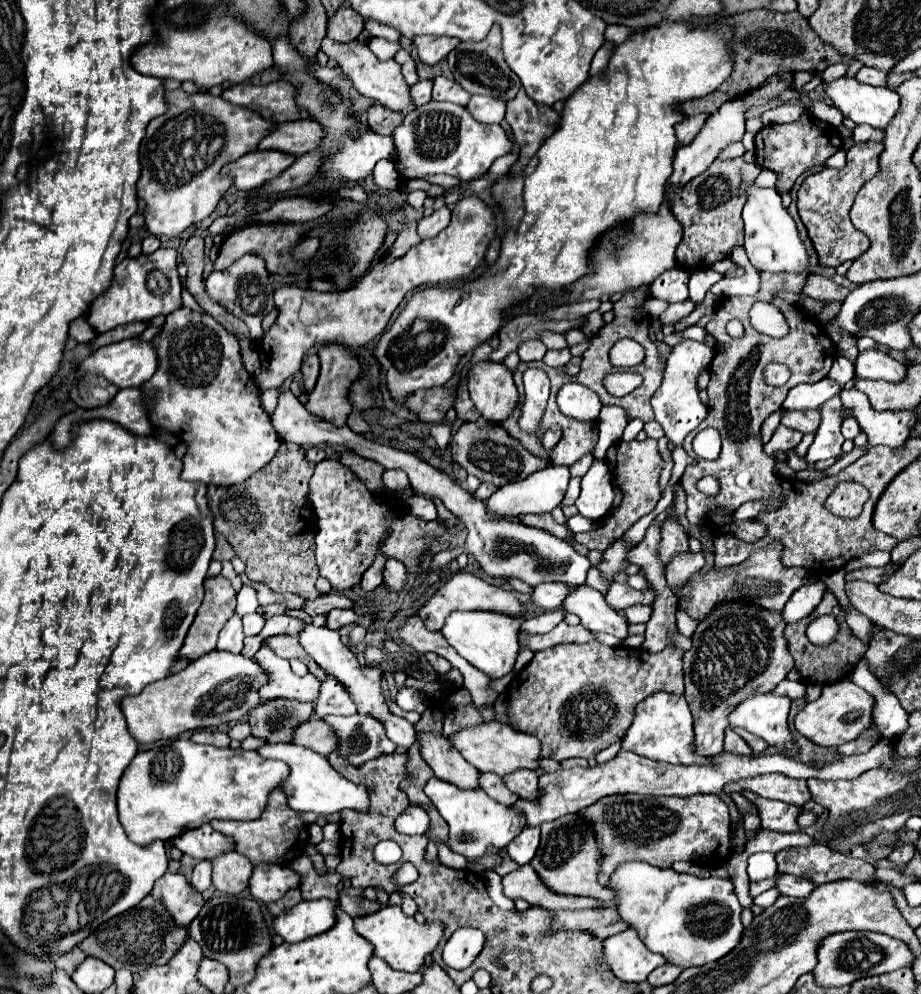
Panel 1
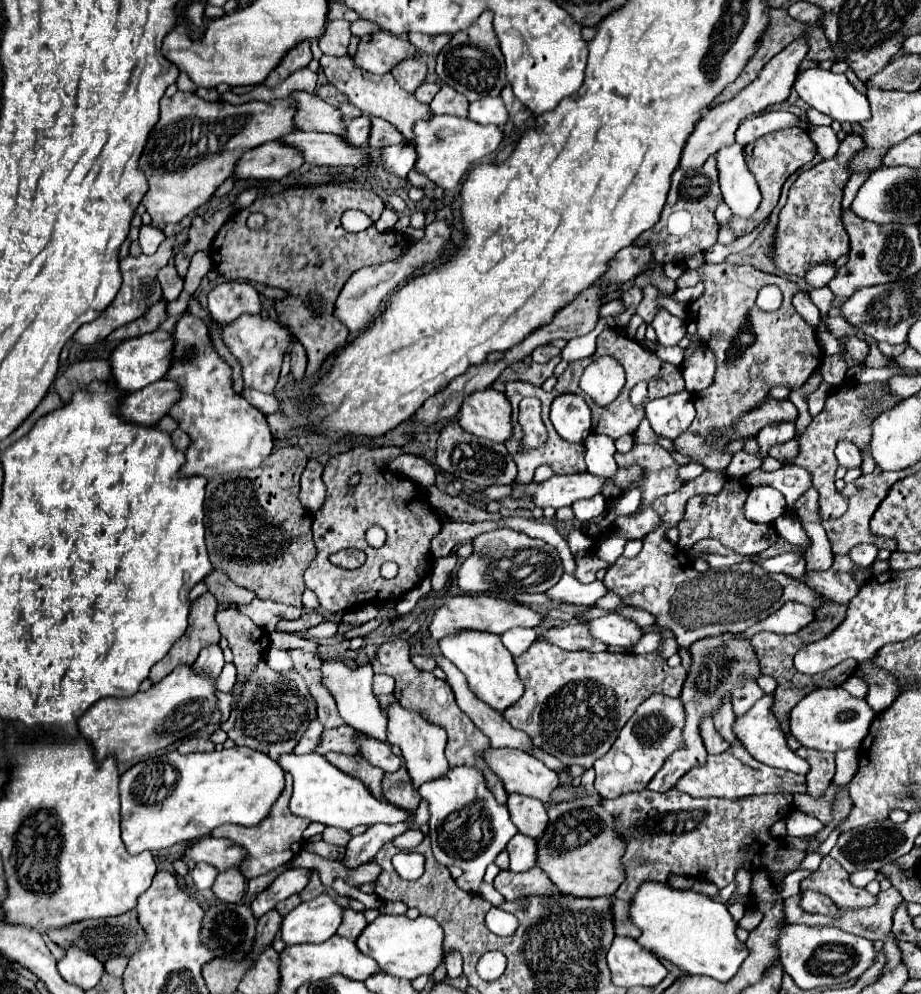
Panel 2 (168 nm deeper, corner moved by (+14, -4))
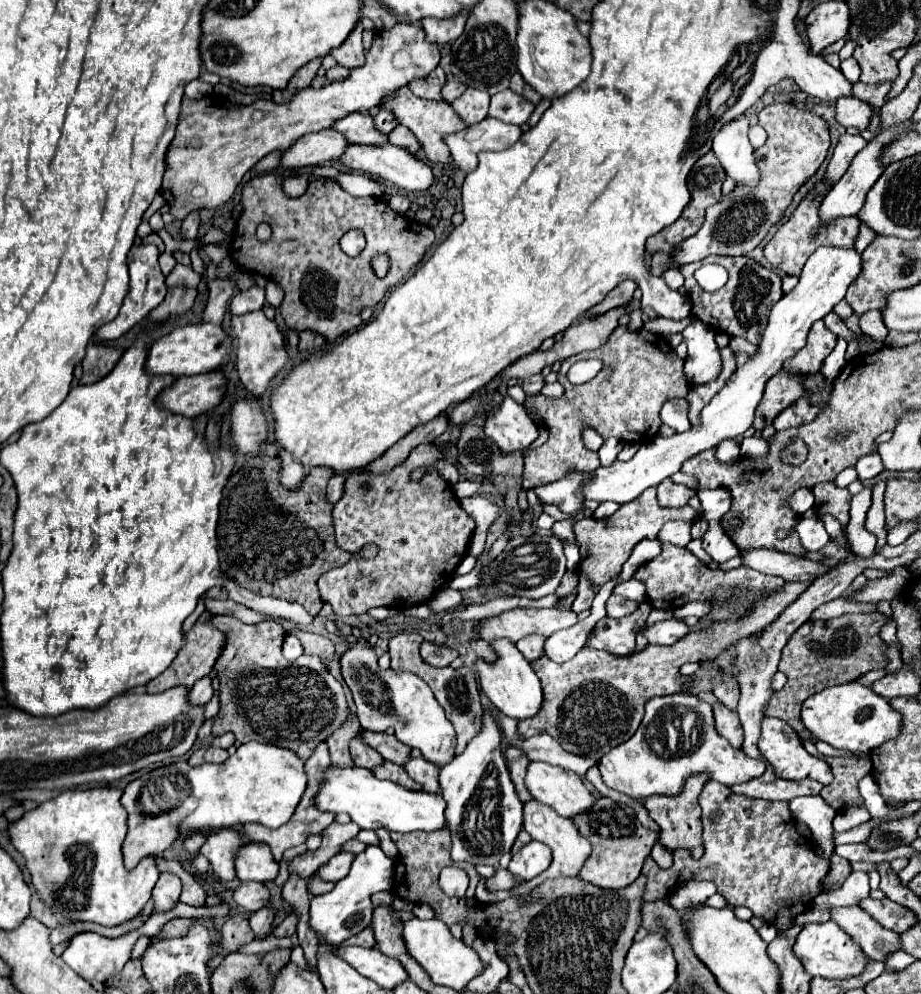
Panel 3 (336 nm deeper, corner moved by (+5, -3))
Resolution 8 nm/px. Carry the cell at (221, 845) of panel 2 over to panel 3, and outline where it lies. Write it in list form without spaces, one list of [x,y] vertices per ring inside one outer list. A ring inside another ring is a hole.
[[[247,843],[235,851],[235,871],[241,881],[273,881],[279,865],[263,843]]]

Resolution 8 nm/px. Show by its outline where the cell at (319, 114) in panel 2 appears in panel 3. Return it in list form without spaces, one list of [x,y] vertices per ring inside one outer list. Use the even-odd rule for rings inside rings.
[[[359,113],[355,115],[345,115],[343,119],[337,119],[331,129],[339,131],[345,135],[349,143],[361,143],[361,145],[375,145],[375,143],[385,143],[387,135],[379,133],[373,125],[373,117],[369,113]]]

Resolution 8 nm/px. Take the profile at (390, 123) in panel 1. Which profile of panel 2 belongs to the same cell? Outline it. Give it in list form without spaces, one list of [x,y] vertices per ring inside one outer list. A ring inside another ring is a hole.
[[[372,118],[372,132],[368,140],[372,148],[386,148],[386,146],[400,144],[400,142],[404,142],[404,136],[390,122],[382,118]]]

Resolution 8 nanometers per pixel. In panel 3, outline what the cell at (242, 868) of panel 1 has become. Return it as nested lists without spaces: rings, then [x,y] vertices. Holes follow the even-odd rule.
[[[245,881],[245,883],[239,883],[239,887],[233,891],[233,899],[237,905],[247,909],[249,913],[255,913],[267,905],[269,889],[263,883]]]

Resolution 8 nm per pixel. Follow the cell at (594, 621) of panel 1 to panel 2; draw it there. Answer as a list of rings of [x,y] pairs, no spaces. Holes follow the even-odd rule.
[[[608,614],[588,624],[590,624],[592,636],[596,636],[596,640],[602,640],[608,646],[628,648],[628,646],[634,646],[644,636],[644,630],[636,622],[620,614]]]

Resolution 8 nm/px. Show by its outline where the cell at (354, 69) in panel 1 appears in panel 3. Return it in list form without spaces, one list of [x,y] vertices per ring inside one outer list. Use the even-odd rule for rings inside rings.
[[[399,87],[399,91],[395,91],[395,95],[391,95],[391,99],[383,99],[383,103],[379,105],[379,109],[383,111],[391,111],[395,115],[395,119],[409,127],[411,133],[417,137],[417,141],[421,143],[421,149],[425,151],[429,161],[439,161],[439,163],[449,163],[451,155],[447,145],[443,143],[443,135],[447,133],[455,133],[467,127],[467,123],[463,123],[459,119],[459,115],[451,109],[449,103],[431,103],[429,99],[417,99],[417,95],[411,95],[409,87]]]

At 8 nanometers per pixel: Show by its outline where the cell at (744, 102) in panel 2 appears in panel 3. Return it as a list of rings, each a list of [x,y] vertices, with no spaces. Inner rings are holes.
[[[825,1],[813,7],[805,19],[809,51],[821,53],[827,45],[847,35],[849,29],[849,7],[845,1]]]

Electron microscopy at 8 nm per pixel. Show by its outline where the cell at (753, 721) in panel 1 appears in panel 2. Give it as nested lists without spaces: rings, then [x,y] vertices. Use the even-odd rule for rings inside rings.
[[[766,694],[762,700],[758,700],[758,704],[754,704],[754,708],[744,716],[744,718],[736,718],[734,722],[734,732],[740,738],[740,742],[746,746],[746,750],[762,764],[772,766],[772,768],[780,768],[780,770],[790,770],[794,774],[808,774],[810,766],[806,760],[802,760],[800,756],[796,756],[786,742],[784,732],[780,730],[778,720],[774,720],[774,714],[770,712],[770,696]]]

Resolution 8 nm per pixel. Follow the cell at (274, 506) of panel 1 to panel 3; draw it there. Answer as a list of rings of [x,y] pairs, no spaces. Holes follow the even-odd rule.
[[[257,455],[247,459],[241,469],[229,477],[219,505],[219,565],[221,571],[241,587],[259,595],[299,603],[315,617],[323,605],[317,579],[333,567],[343,567],[357,555],[339,549],[335,543],[331,525],[333,505],[325,499],[325,487],[333,471],[315,467],[315,471],[299,483],[297,491],[287,491],[287,487],[279,483],[279,471],[279,457]]]

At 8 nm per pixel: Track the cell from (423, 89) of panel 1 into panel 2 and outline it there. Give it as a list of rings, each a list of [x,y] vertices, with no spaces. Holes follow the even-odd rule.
[[[426,82],[426,84],[422,84],[422,86],[418,88],[418,92],[414,92],[414,96],[416,96],[418,100],[422,100],[422,102],[430,104],[430,102],[432,102],[432,98],[438,94],[438,90],[440,90],[440,86],[438,86],[438,84],[430,84],[430,82]]]

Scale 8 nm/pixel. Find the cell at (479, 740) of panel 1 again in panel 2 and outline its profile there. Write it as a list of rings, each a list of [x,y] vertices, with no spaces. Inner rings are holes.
[[[490,748],[486,750],[484,760],[502,778],[508,794],[522,794],[548,804],[552,792],[560,786],[558,774],[532,754],[514,752],[510,748]]]

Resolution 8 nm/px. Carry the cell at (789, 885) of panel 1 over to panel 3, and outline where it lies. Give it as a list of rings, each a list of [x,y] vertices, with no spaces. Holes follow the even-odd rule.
[[[831,907],[831,919],[843,927],[869,955],[869,959],[883,961],[885,955],[899,949],[899,935],[881,927],[861,907]]]

